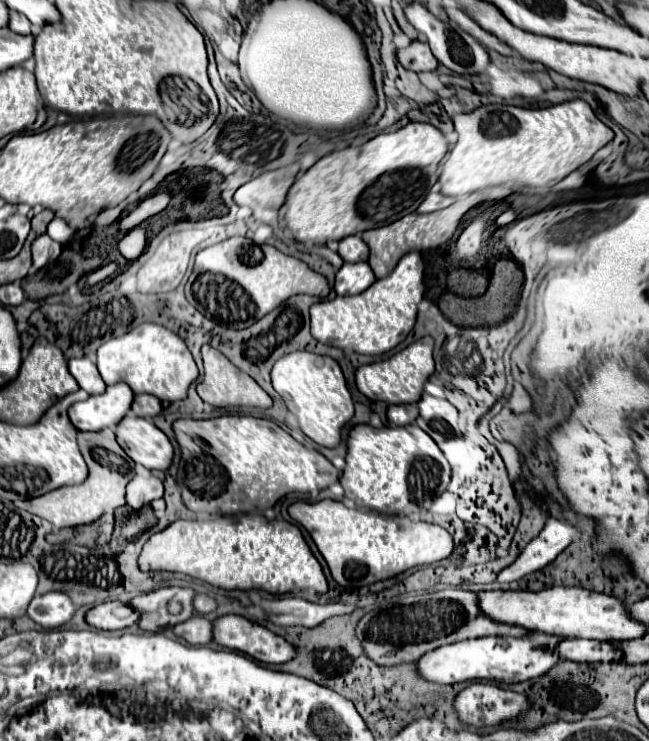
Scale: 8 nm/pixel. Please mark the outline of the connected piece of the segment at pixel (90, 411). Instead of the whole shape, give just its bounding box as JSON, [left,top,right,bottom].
[69,382,133,430]

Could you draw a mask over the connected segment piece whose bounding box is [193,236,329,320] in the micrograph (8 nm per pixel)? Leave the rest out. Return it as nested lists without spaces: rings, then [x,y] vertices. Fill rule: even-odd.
[[[229,238],[215,246],[209,246],[195,256],[193,274],[219,274],[219,278],[227,278],[227,282],[235,282],[243,294],[239,298],[251,298],[251,306],[255,306],[255,318],[263,318],[271,310],[275,310],[283,300],[295,294],[309,294],[325,298],[329,294],[327,278],[313,272],[305,262],[279,252],[273,246],[257,246],[249,238]]]

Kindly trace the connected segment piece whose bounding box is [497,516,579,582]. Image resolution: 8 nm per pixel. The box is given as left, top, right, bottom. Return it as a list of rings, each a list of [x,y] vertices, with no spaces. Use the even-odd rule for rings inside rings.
[[[551,516],[551,520],[545,520],[545,528],[541,530],[541,534],[527,544],[519,558],[511,566],[507,566],[497,580],[499,582],[521,580],[525,574],[531,574],[547,566],[549,562],[555,560],[559,552],[563,552],[571,544],[575,536],[579,536],[577,528]]]

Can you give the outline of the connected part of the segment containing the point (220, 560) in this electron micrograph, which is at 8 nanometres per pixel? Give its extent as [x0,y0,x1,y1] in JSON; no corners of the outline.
[139,514,327,594]

